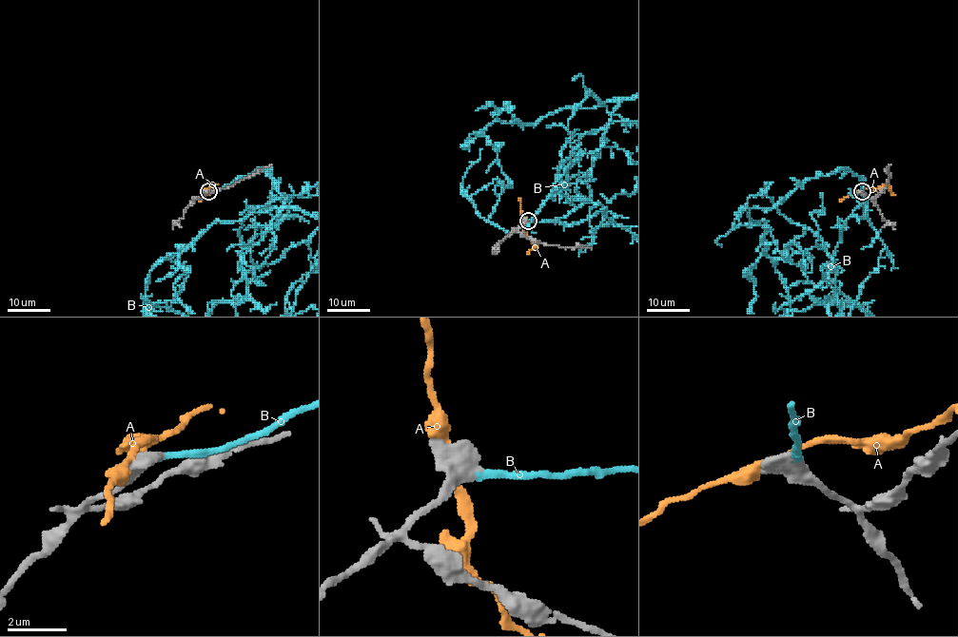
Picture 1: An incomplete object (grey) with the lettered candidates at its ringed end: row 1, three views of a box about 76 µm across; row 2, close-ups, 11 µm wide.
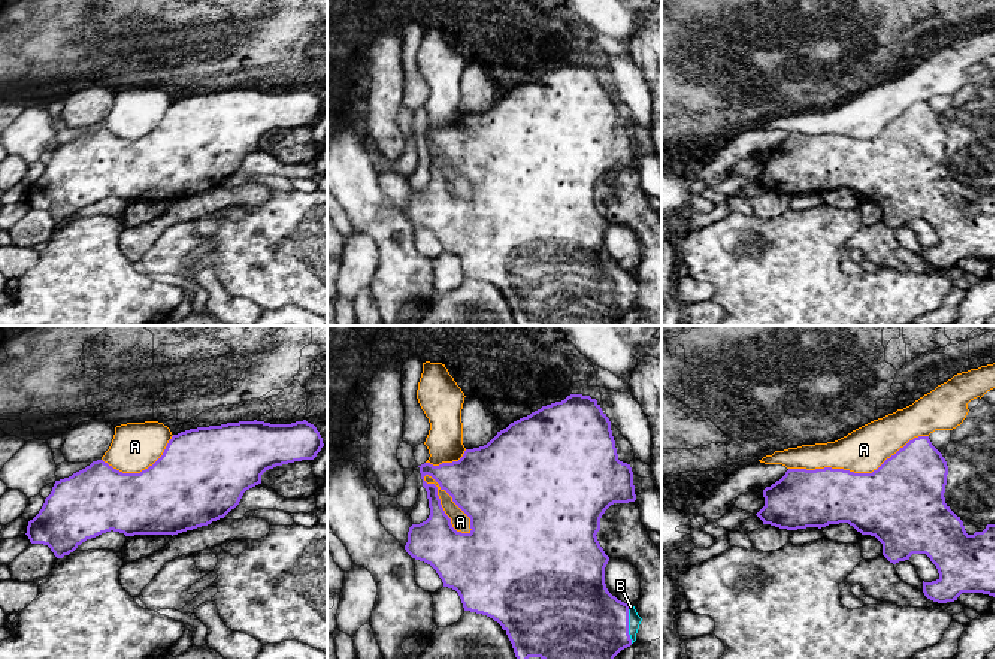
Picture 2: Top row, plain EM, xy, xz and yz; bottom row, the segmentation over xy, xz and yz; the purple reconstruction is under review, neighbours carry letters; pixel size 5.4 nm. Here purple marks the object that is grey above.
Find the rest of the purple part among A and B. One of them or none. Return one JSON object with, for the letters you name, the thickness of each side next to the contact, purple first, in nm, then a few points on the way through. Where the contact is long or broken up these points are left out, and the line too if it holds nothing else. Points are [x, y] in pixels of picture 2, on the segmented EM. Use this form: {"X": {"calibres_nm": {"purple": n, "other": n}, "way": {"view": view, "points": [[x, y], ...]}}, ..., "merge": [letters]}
{"B": {"calibres_nm": {"purple": 480, "other": 70}}, "merge": ["B"]}

